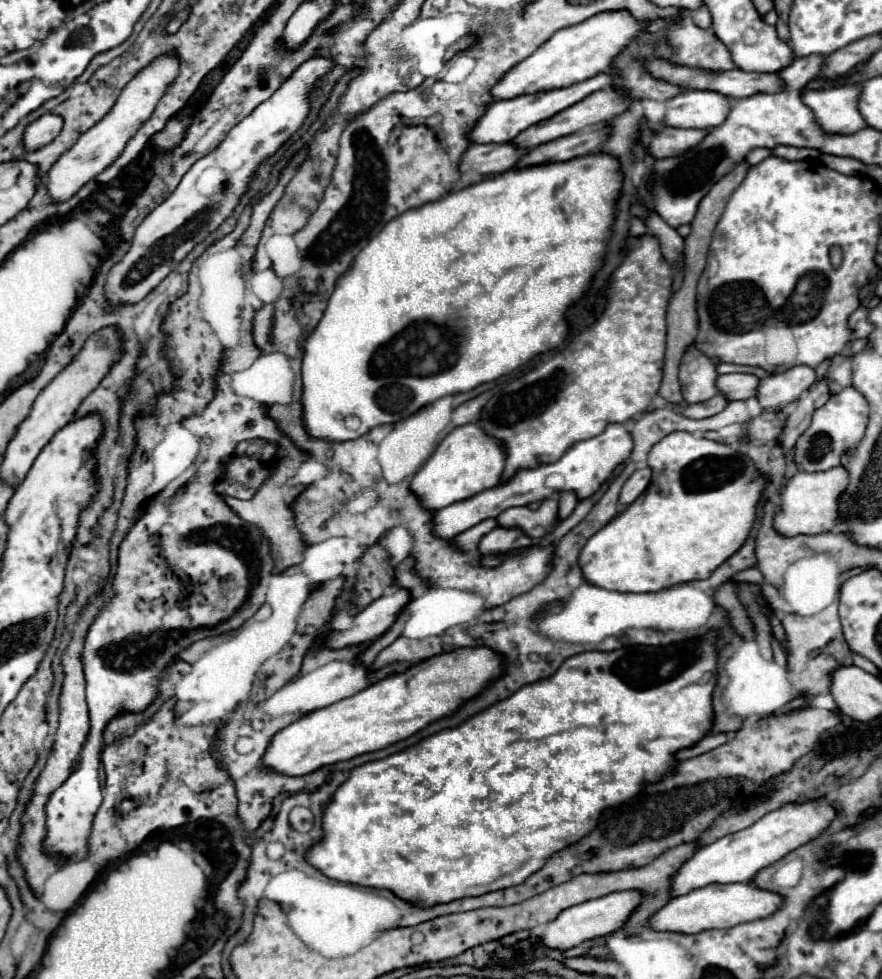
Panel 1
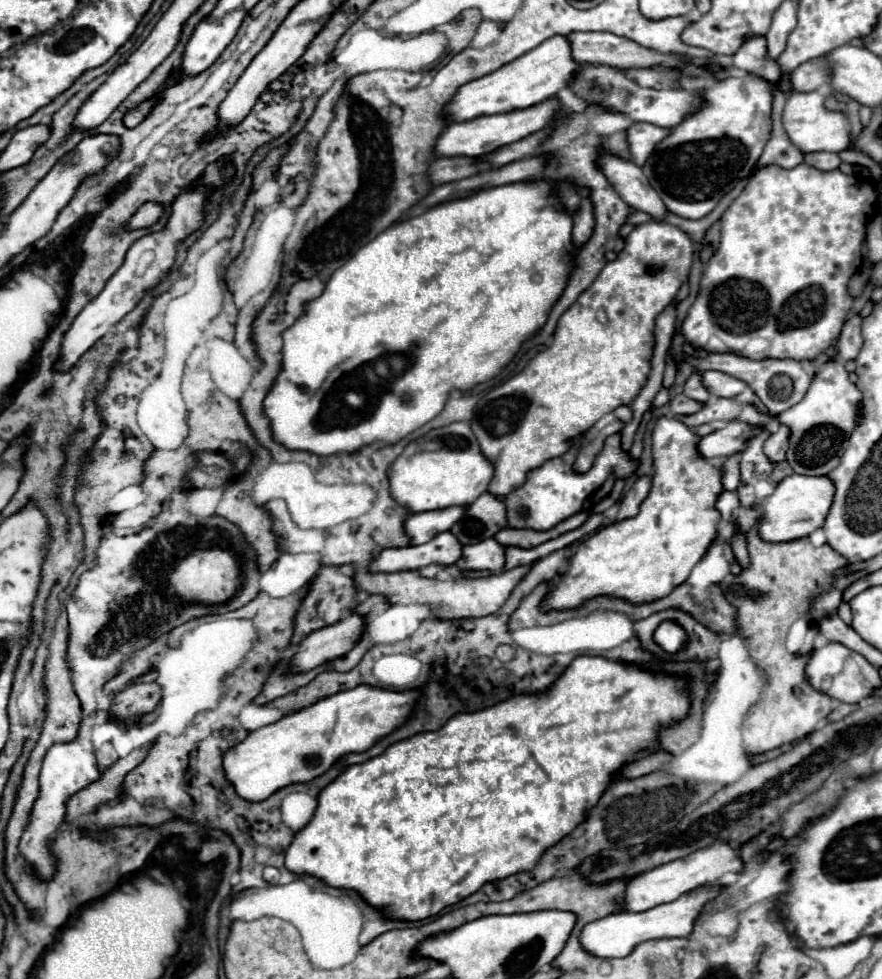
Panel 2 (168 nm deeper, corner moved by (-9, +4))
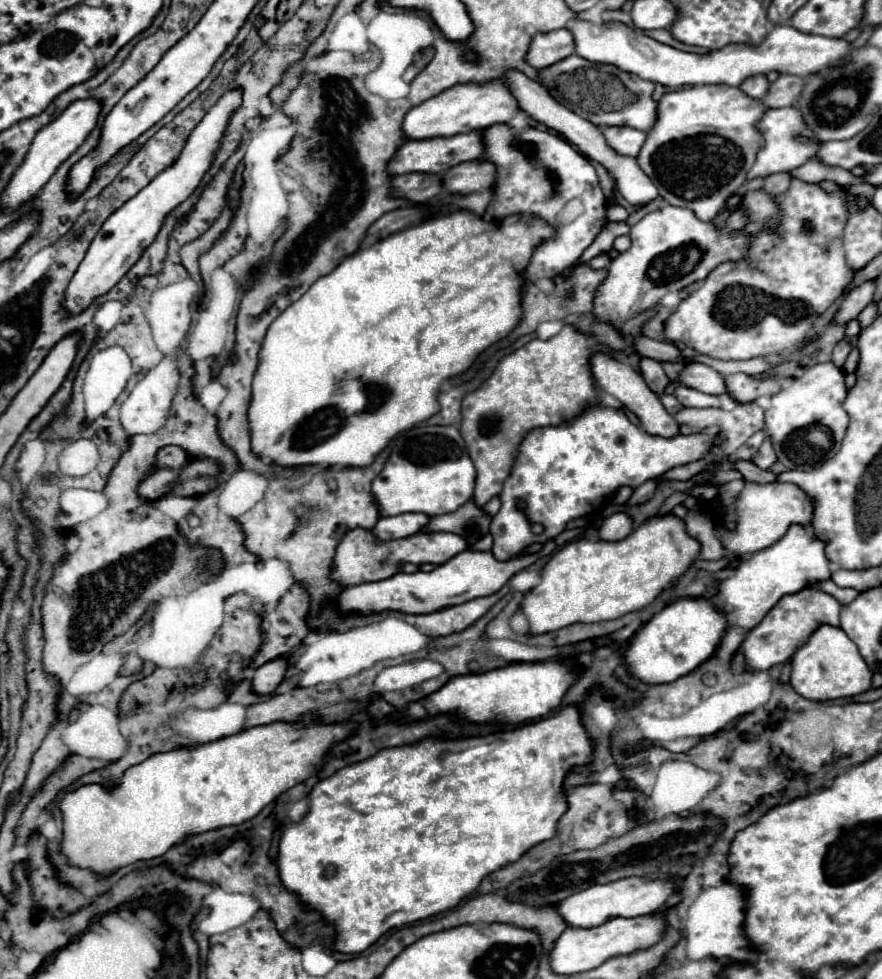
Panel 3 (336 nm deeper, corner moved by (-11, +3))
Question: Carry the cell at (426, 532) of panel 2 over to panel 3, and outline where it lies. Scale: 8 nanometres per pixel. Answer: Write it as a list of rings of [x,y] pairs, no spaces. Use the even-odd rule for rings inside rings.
[[[398,514],[398,516],[382,516],[374,526],[374,534],[380,540],[396,540],[396,538],[410,538],[428,526],[428,514]]]

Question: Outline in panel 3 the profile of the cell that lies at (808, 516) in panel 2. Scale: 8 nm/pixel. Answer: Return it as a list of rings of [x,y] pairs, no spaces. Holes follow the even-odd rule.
[[[746,482],[744,490],[740,492],[736,500],[736,514],[738,514],[738,526],[734,532],[726,532],[722,538],[722,544],[730,550],[734,556],[742,554],[754,554],[756,550],[764,550],[772,546],[772,542],[778,542],[788,532],[788,526],[802,524],[808,526],[812,522],[814,514],[814,502],[812,498],[796,484],[790,482],[774,482],[774,484],[756,484]]]

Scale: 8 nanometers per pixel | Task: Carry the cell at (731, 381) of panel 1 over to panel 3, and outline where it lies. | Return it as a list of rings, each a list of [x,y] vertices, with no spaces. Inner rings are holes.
[[[690,362],[684,366],[684,370],[680,372],[680,382],[684,386],[692,386],[694,390],[700,390],[704,394],[726,394],[726,382],[724,376],[720,372],[716,372],[714,368],[706,366],[706,364],[698,364],[698,362]]]

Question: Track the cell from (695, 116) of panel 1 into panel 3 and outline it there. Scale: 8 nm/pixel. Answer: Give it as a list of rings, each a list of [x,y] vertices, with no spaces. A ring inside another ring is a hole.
[[[572,54],[544,70],[540,70],[542,84],[548,92],[574,114],[590,120],[596,126],[630,126],[636,130],[652,130],[658,120],[658,102],[652,98],[654,84],[636,74],[628,74],[610,64],[596,64]]]

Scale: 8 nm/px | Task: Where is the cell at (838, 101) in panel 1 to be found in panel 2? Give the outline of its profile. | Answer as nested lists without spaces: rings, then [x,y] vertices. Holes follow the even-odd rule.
[[[818,91],[792,93],[788,97],[788,101],[786,101],[786,105],[784,105],[784,113],[782,113],[784,131],[786,131],[788,139],[802,153],[810,153],[810,151],[834,151],[834,153],[840,153],[844,149],[848,149],[848,143],[850,143],[848,121],[844,117],[844,113],[826,111],[824,99],[826,99],[826,95],[822,95]]]

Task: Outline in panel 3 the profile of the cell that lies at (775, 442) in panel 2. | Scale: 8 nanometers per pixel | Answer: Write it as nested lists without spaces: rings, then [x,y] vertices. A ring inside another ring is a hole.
[[[766,438],[766,440],[762,442],[758,454],[754,456],[754,464],[756,464],[758,468],[762,468],[762,470],[768,470],[776,460],[778,460],[778,458],[776,458],[776,452],[774,452],[774,448],[772,448],[772,442],[770,442],[770,438]]]

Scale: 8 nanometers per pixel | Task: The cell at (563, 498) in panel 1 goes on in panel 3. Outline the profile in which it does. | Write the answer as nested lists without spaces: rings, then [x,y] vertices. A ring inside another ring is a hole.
[[[594,406],[576,416],[570,424],[534,428],[520,444],[520,454],[512,474],[500,494],[502,506],[492,518],[492,552],[500,560],[518,556],[530,544],[544,544],[556,538],[572,518],[580,518],[600,508],[620,486],[640,486],[664,472],[698,462],[716,448],[716,434],[700,432],[690,436],[660,438],[642,432],[622,410]],[[516,500],[526,502],[526,514],[516,508]],[[530,522],[544,526],[542,534],[530,530]]]

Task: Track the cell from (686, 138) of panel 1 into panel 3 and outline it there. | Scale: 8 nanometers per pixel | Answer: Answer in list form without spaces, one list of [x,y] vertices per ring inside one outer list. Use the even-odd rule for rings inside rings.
[[[610,126],[604,130],[606,142],[624,156],[632,156],[636,158],[640,154],[642,144],[646,142],[646,132],[642,130],[634,130],[628,126]]]

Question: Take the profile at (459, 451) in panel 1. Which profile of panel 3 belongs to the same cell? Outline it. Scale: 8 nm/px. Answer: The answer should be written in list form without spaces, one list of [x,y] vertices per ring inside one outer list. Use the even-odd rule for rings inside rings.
[[[416,426],[396,438],[384,470],[372,482],[372,494],[382,516],[404,512],[438,516],[468,502],[474,496],[474,484],[476,468],[458,426]]]

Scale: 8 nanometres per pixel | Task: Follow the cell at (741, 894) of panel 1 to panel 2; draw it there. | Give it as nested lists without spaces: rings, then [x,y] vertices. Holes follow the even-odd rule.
[[[706,885],[706,887],[698,887],[694,891],[684,893],[682,897],[678,897],[672,903],[662,903],[656,905],[648,911],[642,913],[612,913],[606,915],[602,919],[596,919],[592,923],[588,923],[586,927],[582,927],[578,941],[582,945],[582,949],[594,957],[604,957],[604,959],[612,959],[612,957],[626,957],[630,955],[640,943],[644,941],[652,941],[652,939],[672,939],[672,937],[688,937],[694,921],[698,917],[698,913],[702,911],[702,907],[714,899],[718,895],[720,887],[718,885]]]

